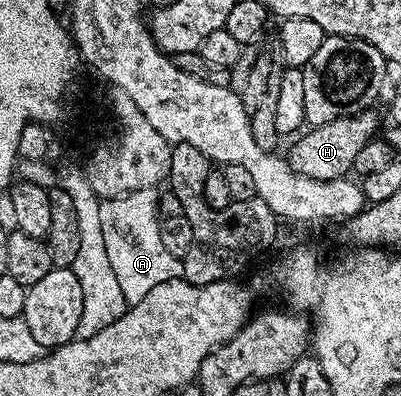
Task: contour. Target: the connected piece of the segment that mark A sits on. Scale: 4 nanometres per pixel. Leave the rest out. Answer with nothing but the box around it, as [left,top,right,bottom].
[99,188,184,306]

